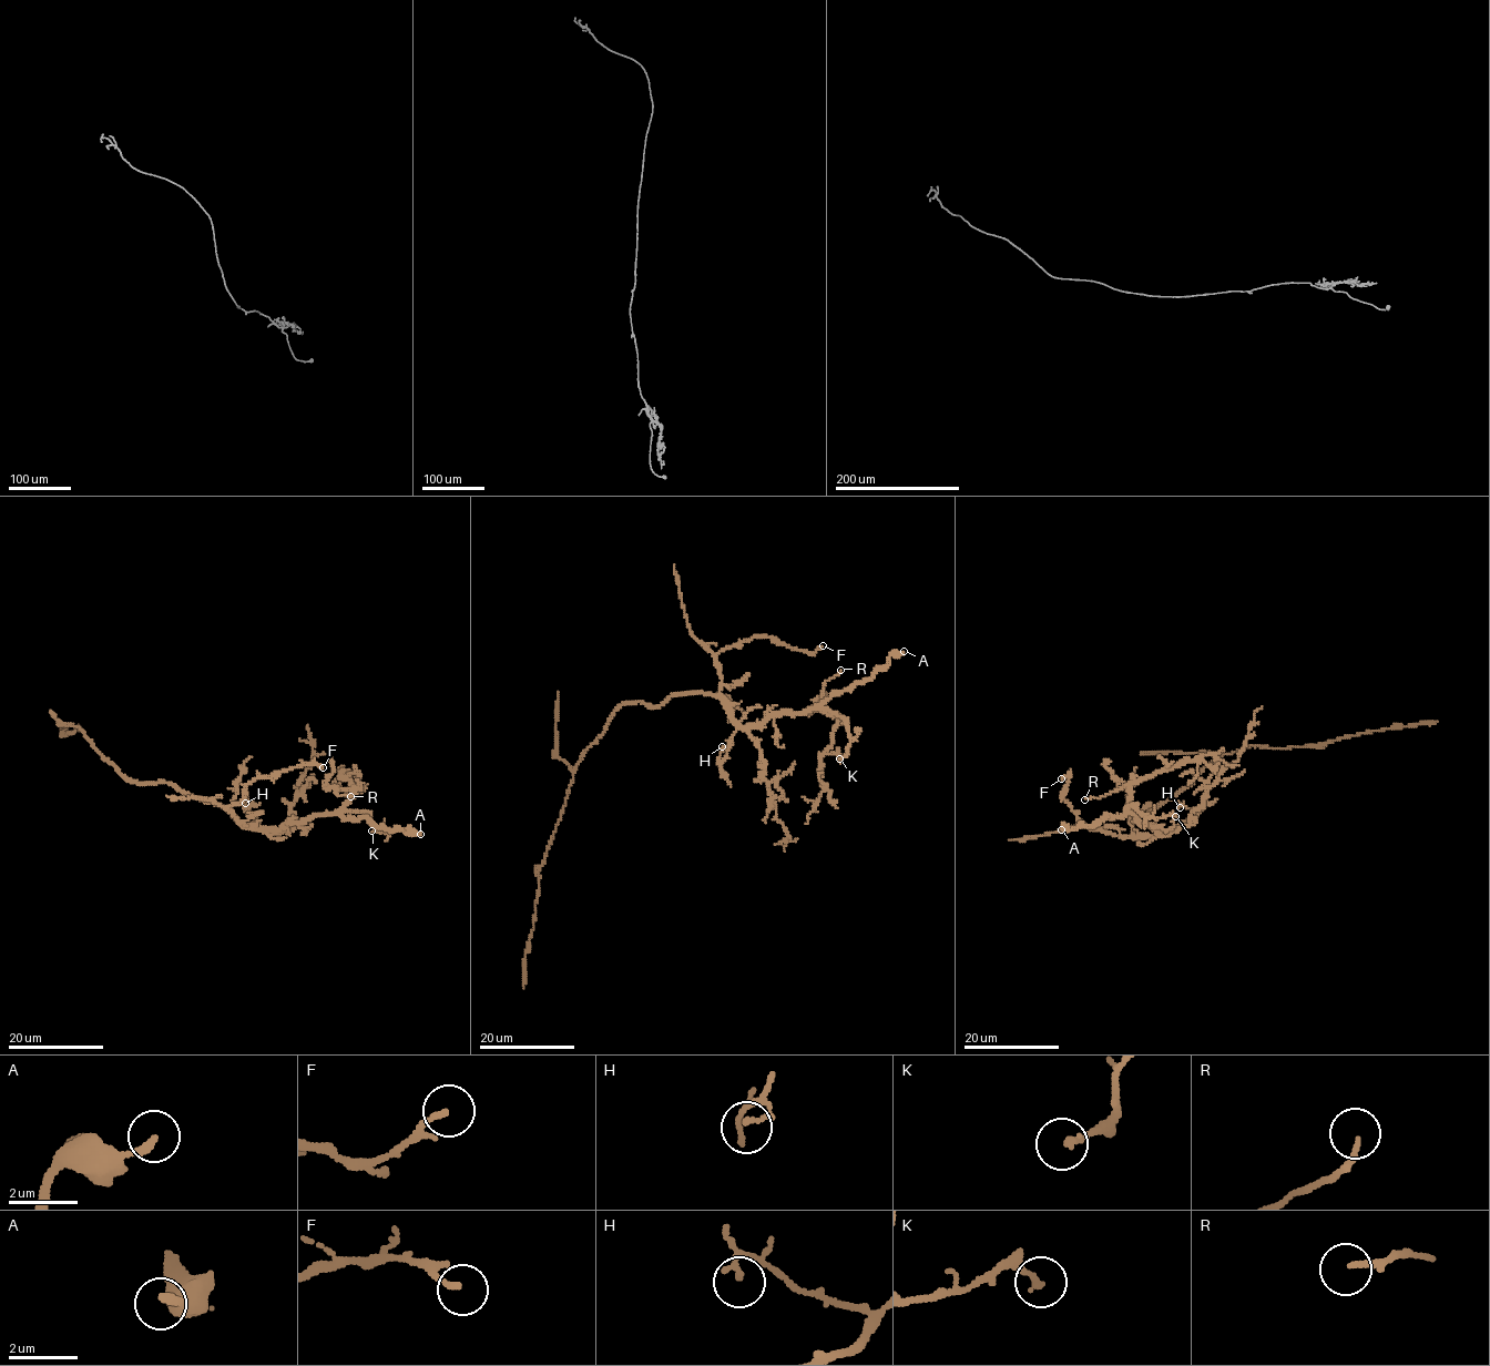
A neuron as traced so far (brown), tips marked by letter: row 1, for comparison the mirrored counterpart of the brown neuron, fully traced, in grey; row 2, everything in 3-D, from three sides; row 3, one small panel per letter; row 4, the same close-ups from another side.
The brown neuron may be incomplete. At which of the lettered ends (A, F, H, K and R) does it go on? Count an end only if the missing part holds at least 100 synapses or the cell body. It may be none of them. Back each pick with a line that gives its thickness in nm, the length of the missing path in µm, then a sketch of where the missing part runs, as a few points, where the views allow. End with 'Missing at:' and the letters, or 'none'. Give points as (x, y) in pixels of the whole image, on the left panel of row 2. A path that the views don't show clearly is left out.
Missing at: none

